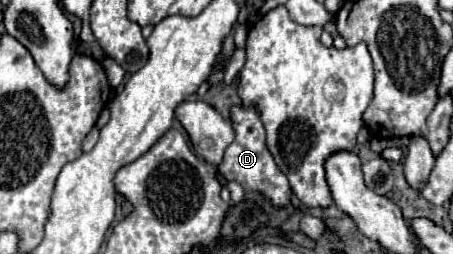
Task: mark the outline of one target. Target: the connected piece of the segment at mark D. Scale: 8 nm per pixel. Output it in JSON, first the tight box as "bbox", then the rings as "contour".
{"bbox":[216,106,288,208],"contour":[[[232,106],[230,122],[234,128],[234,142],[226,148],[222,162],[216,166],[226,180],[238,182],[244,192],[260,192],[276,208],[288,206],[288,180],[276,166],[272,154],[266,148],[266,130],[260,122],[256,106]]]}

